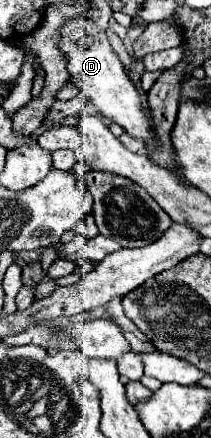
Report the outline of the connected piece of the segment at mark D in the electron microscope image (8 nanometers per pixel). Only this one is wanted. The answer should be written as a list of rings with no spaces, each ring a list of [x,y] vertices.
[[[75,16],[61,26],[61,40],[57,48],[67,60],[69,80],[79,86],[79,90],[95,104],[95,108],[111,122],[117,122],[129,136],[141,138],[143,142],[151,144],[155,138],[151,130],[151,120],[143,110],[139,92],[127,78],[119,56],[113,52],[107,34],[89,16]]]

